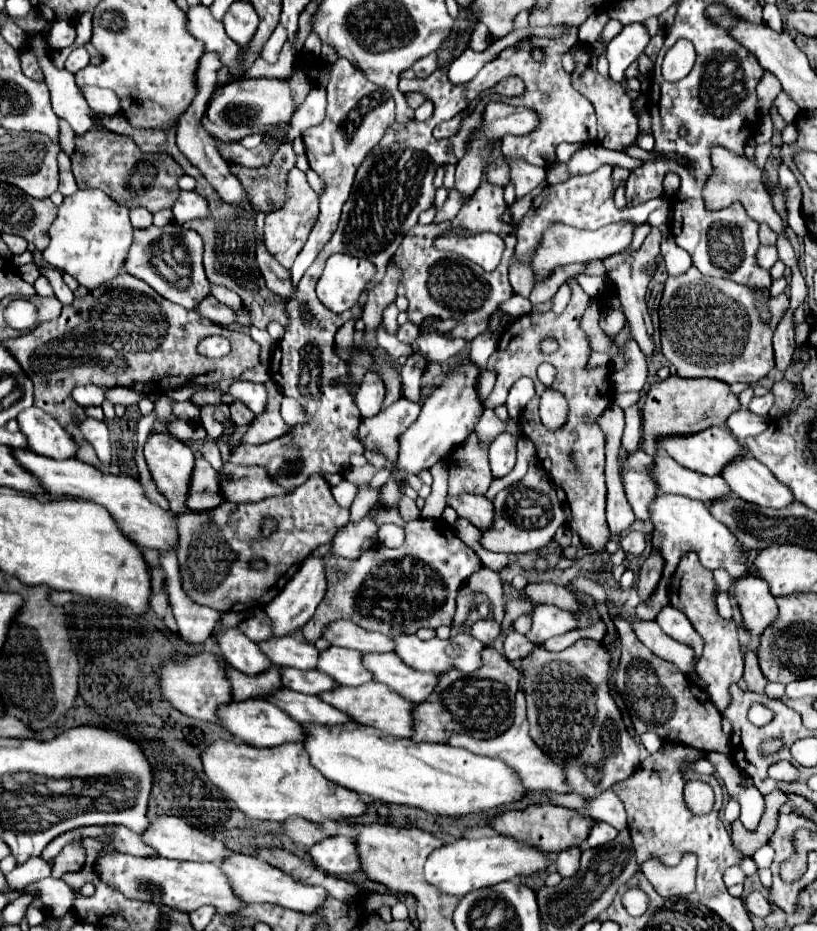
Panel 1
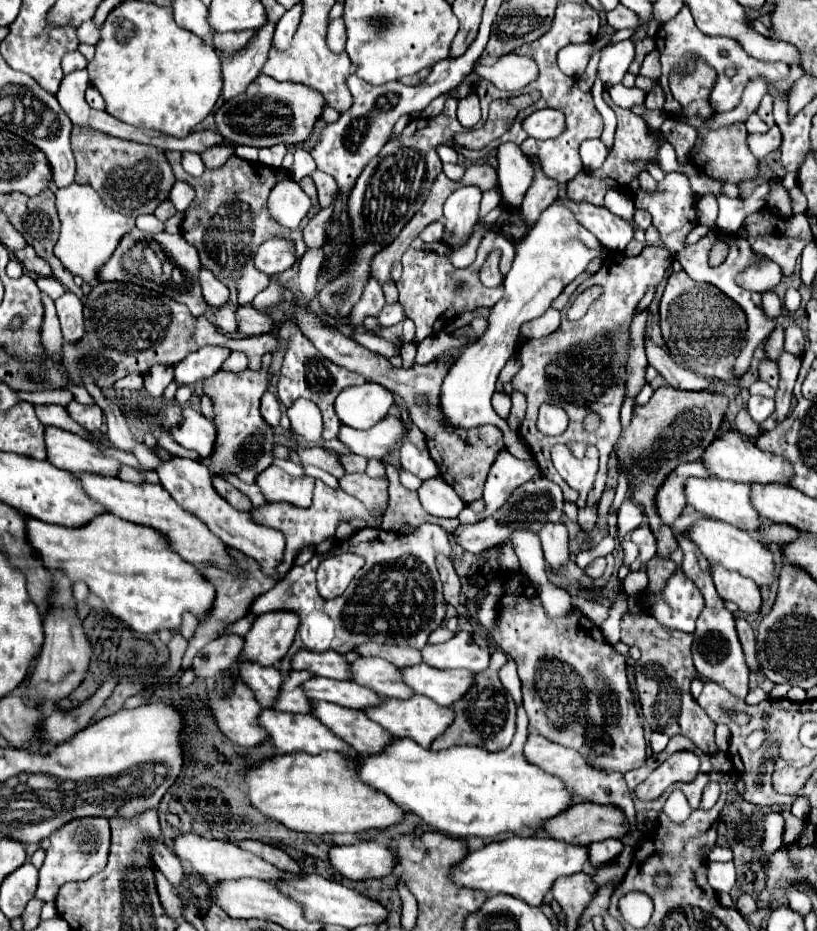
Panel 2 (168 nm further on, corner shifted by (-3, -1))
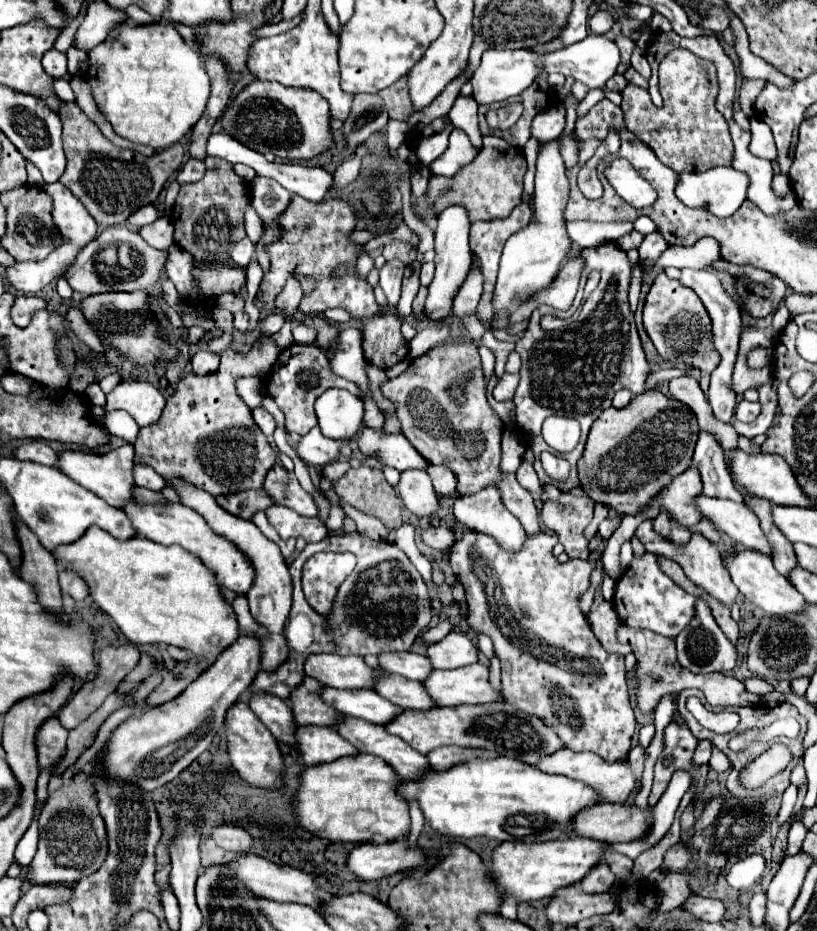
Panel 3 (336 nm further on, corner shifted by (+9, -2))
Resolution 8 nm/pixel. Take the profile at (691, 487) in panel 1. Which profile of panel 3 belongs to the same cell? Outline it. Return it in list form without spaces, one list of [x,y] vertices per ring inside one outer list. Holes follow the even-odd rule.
[[[698,496],[696,506],[708,520],[712,520],[718,532],[728,534],[738,544],[754,552],[772,556],[772,548],[760,528],[758,516],[754,516],[754,512],[744,502]]]

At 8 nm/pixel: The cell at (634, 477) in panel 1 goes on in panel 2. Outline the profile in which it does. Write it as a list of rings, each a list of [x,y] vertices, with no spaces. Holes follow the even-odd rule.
[[[700,461],[696,463],[682,463],[678,465],[662,483],[662,487],[658,489],[658,495],[654,497],[654,505],[658,511],[658,517],[666,523],[672,525],[674,519],[682,513],[682,509],[686,507],[686,499],[684,499],[684,481],[686,477],[706,477],[708,471],[704,469],[704,465]]]

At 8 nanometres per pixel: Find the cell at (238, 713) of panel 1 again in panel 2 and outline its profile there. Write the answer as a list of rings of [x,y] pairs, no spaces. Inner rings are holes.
[[[264,709],[258,717],[260,727],[266,729],[280,754],[306,751],[318,755],[322,751],[350,751],[350,745],[340,737],[332,735],[314,715],[282,713],[274,709]]]

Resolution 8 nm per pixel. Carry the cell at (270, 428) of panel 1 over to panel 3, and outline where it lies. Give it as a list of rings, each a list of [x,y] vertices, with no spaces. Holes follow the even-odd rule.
[[[334,460],[334,462],[330,462],[330,464],[322,470],[322,474],[334,482],[334,480],[342,478],[348,470],[350,470],[350,464],[348,464],[346,460]]]

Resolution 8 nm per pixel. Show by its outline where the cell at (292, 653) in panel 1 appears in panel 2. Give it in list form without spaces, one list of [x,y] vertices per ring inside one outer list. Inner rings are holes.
[[[298,649],[290,659],[290,667],[306,669],[306,671],[312,671],[312,675],[322,675],[330,679],[350,679],[348,661],[336,651],[316,653],[308,649]]]

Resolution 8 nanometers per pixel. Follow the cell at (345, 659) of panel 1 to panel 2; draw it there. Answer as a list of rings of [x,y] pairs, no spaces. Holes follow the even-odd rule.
[[[358,657],[356,661],[350,663],[350,673],[352,681],[370,687],[378,695],[398,697],[398,699],[408,699],[410,695],[414,695],[414,691],[404,685],[398,667],[380,657],[370,657],[370,659]]]

